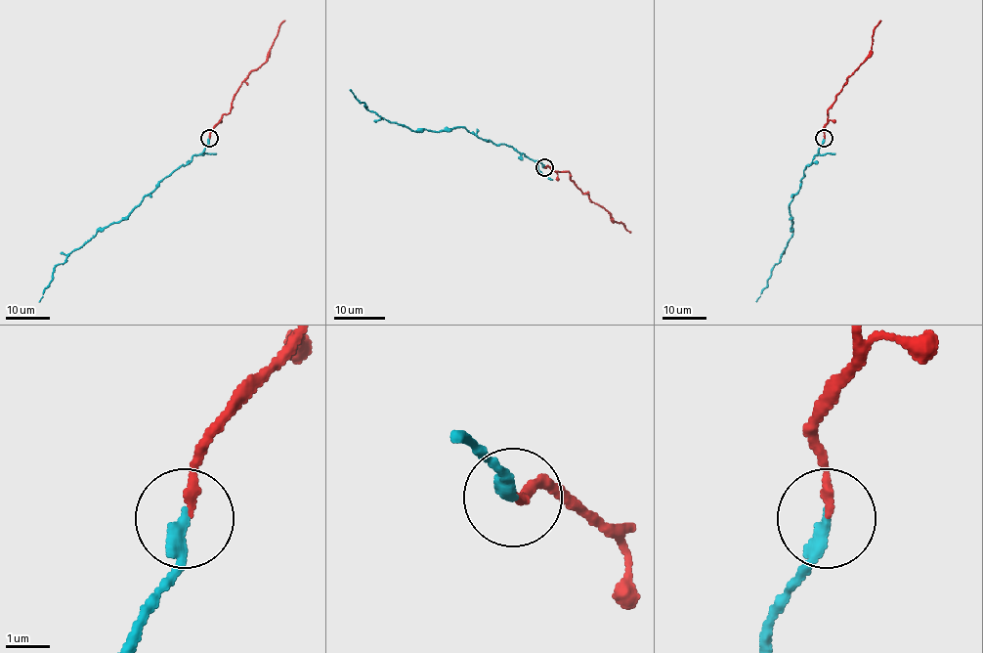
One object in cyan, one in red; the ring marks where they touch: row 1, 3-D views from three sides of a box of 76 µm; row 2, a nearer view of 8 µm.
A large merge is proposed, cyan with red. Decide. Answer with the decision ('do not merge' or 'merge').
do not merge

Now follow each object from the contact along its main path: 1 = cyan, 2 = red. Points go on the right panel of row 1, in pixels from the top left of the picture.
1: (824, 139), (789, 203), (791, 232), (756, 302)
2: (824, 139), (828, 108), (872, 49), (874, 29), (881, 21)

